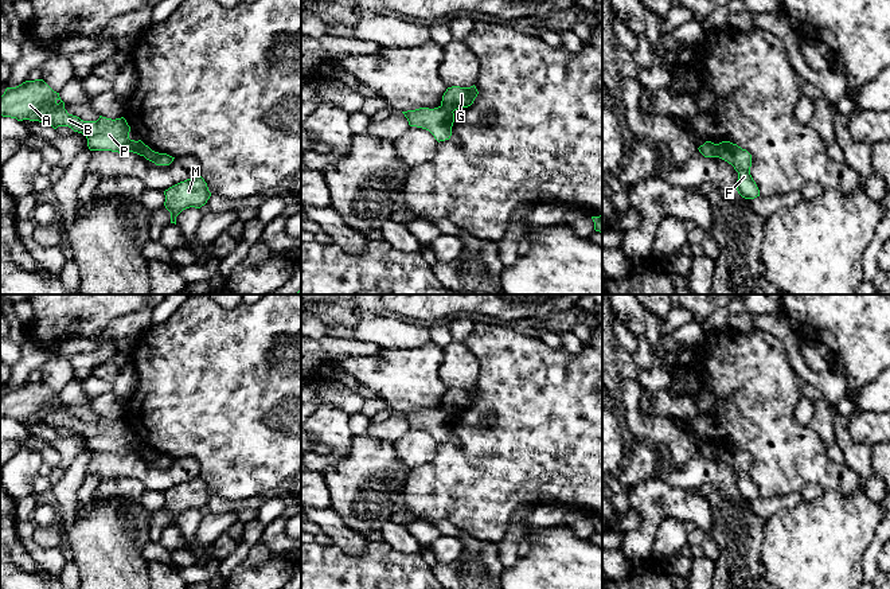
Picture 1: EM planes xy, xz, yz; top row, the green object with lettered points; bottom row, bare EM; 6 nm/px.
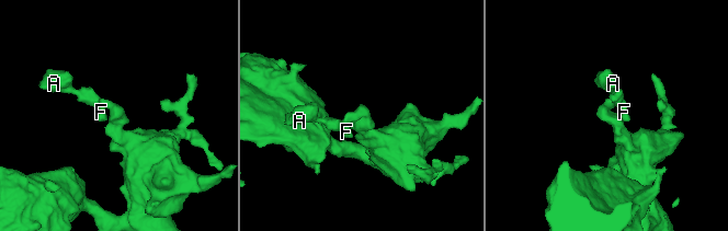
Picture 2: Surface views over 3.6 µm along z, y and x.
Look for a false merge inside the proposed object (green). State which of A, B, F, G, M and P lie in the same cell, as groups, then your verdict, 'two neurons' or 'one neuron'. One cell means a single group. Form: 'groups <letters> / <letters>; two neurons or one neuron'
groups A B F P / G M; two neurons

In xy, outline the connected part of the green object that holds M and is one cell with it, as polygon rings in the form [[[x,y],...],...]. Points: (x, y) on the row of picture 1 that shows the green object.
[[[200,175],[180,182],[164,191],[165,208],[171,212],[171,223],[176,225],[176,217],[186,208],[200,208],[211,196],[207,183]]]

